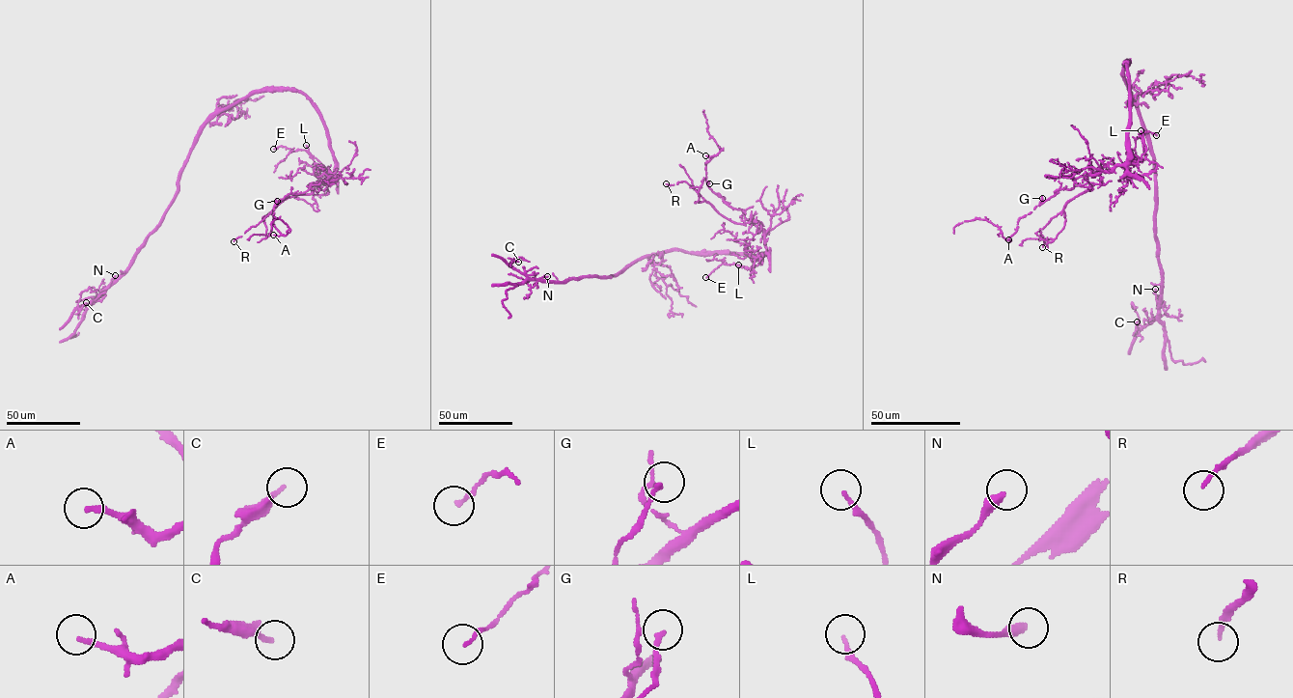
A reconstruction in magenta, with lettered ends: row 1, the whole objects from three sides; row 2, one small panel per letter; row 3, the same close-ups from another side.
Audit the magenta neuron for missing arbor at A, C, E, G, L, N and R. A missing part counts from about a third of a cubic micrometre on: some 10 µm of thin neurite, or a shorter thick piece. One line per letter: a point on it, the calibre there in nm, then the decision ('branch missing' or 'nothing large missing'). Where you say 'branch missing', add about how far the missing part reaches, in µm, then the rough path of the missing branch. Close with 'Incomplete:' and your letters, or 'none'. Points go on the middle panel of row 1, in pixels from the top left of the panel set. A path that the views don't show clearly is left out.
A: at (705, 155); 190 nm thick; branch missing; about 15 µm are missing
C: at (518, 262); 190 nm thick; nothing large missing
E: at (705, 277); 130 nm thick; nothing large missing
G: at (709, 183); 180 nm thick; nothing large missing
L: at (738, 265); 140 nm thick; branch missing; about 20 µm are missing; missing branch runs (738, 265), (729, 276), (736, 277)
N: at (547, 276); 340 nm thick; nothing large missing
R: at (666, 183); 140 nm thick; nothing large missing
Incomplete: A, L

